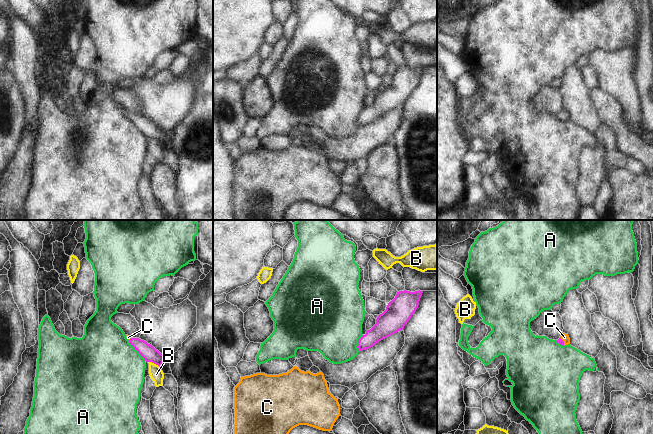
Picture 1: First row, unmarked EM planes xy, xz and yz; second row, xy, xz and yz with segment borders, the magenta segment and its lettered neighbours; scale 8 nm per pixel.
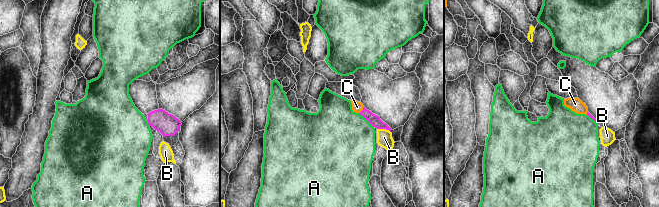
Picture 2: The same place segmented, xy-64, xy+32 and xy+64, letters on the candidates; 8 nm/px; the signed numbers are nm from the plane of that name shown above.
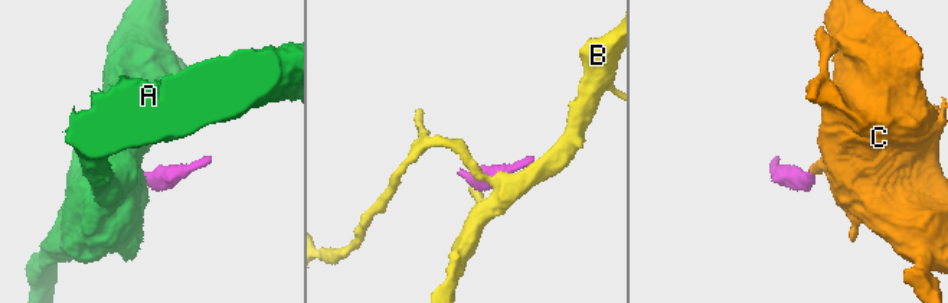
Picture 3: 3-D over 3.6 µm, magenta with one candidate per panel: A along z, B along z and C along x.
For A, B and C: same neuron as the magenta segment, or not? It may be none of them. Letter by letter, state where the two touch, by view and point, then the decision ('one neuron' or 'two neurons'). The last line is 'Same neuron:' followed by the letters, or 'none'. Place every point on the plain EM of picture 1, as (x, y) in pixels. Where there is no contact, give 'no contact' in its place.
A: meets magenta in xy at (136, 125); two neurons
B: meets magenta in xy at (154, 139); two neurons
C: meets magenta in yz at (562, 116); one neuron
Same neuron: C

